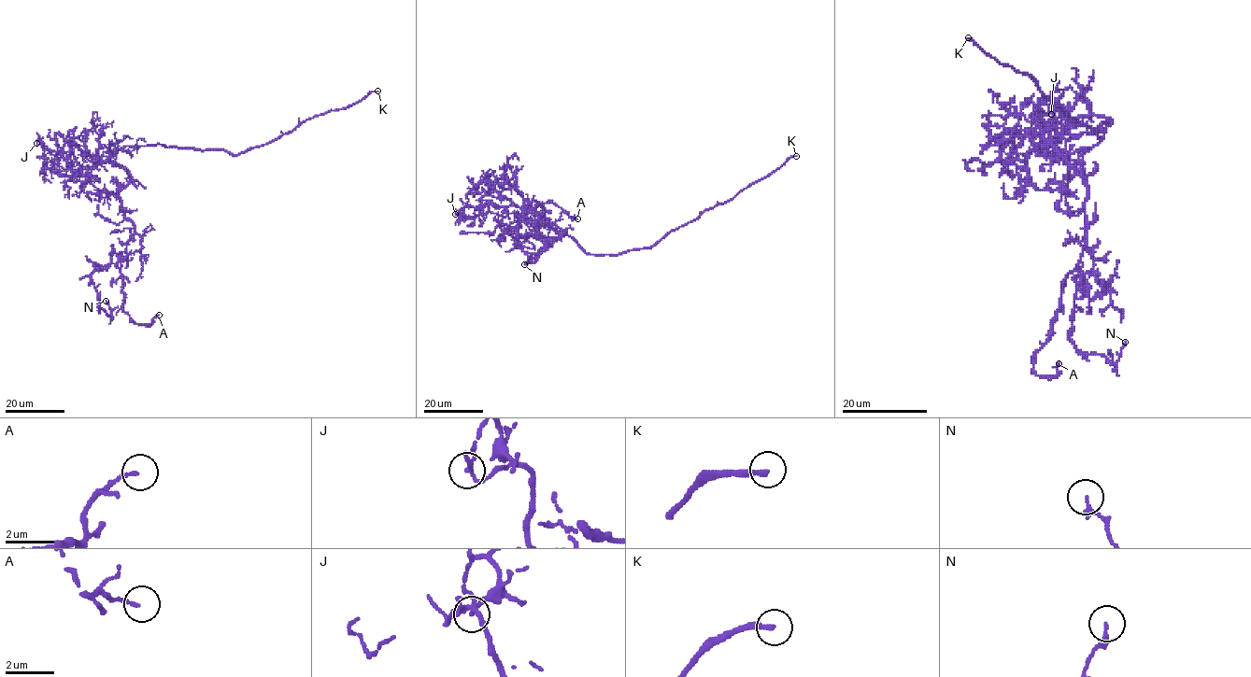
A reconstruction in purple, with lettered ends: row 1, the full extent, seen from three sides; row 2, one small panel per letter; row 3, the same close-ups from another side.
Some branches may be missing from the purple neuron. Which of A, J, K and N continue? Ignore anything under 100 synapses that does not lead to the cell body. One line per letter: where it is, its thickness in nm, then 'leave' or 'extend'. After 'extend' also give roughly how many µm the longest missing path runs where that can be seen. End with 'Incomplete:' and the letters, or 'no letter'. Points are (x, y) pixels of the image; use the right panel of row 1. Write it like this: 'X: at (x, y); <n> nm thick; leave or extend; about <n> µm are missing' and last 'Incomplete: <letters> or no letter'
A: at (1059, 363); 140 nm thick; leave
J: at (1051, 114); 140 nm thick; leave
K: at (968, 37); 260 nm thick; extend; about 25 µm are missing
N: at (1125, 342); 190 nm thick; leave
Incomplete: K

